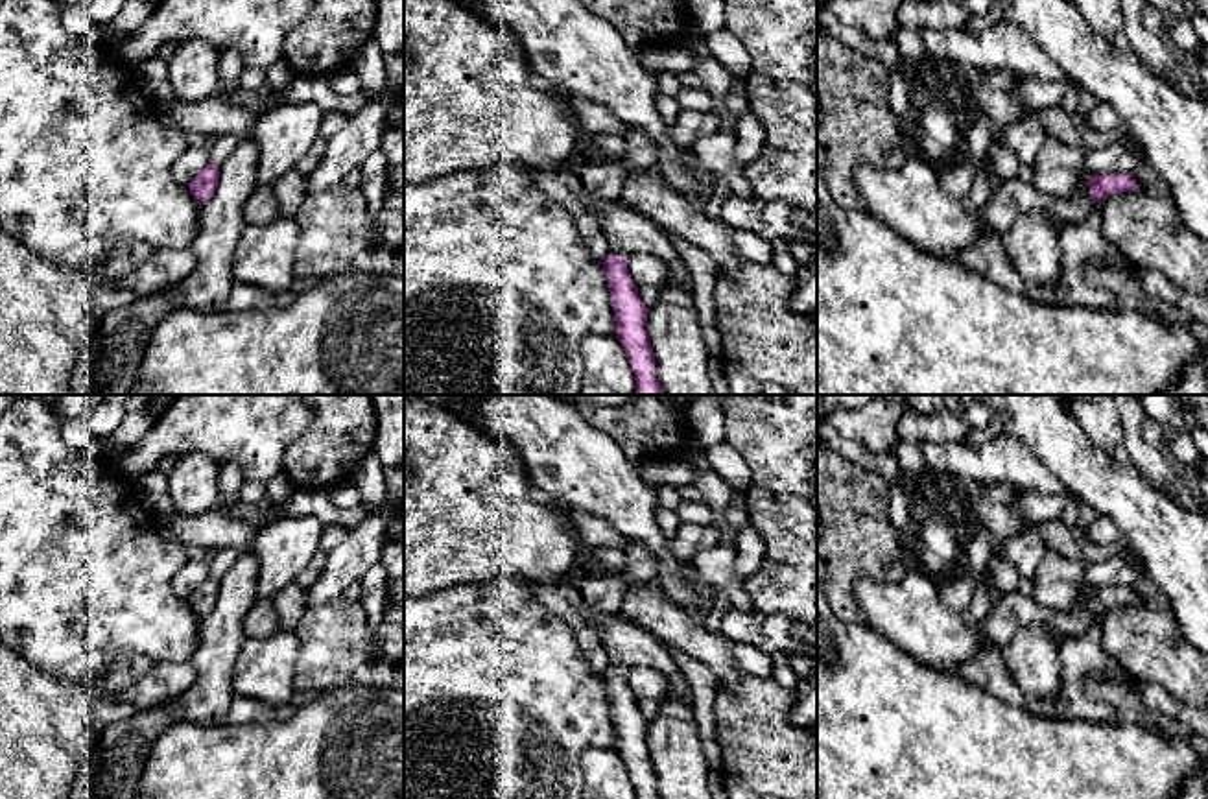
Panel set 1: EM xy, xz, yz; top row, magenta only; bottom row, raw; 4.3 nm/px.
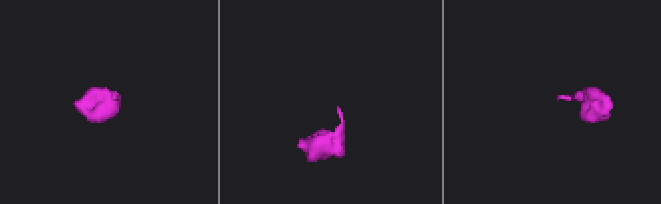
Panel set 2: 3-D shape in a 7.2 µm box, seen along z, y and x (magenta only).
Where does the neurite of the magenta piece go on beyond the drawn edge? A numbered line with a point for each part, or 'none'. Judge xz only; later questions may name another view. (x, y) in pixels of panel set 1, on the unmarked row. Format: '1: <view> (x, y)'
1: xz (627, 646)

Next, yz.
1: yz (1057, 585)

